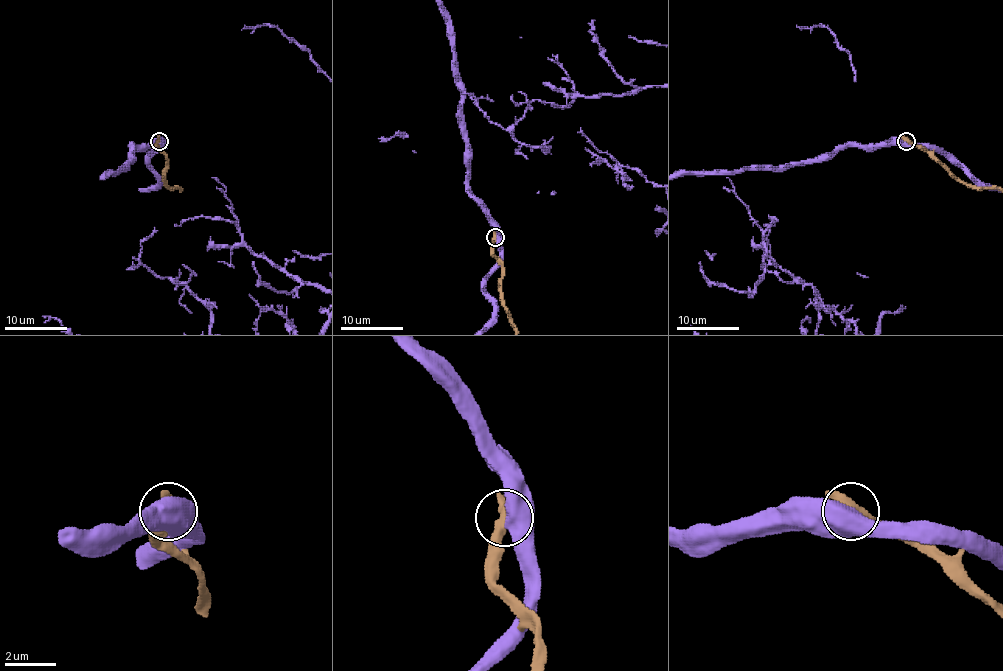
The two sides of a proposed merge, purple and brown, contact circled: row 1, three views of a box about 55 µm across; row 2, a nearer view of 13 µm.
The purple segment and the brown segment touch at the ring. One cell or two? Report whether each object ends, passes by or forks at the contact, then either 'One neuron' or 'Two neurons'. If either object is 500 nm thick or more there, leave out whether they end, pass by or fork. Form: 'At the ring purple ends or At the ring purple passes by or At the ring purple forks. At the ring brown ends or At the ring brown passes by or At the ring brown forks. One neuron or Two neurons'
Two neurons

